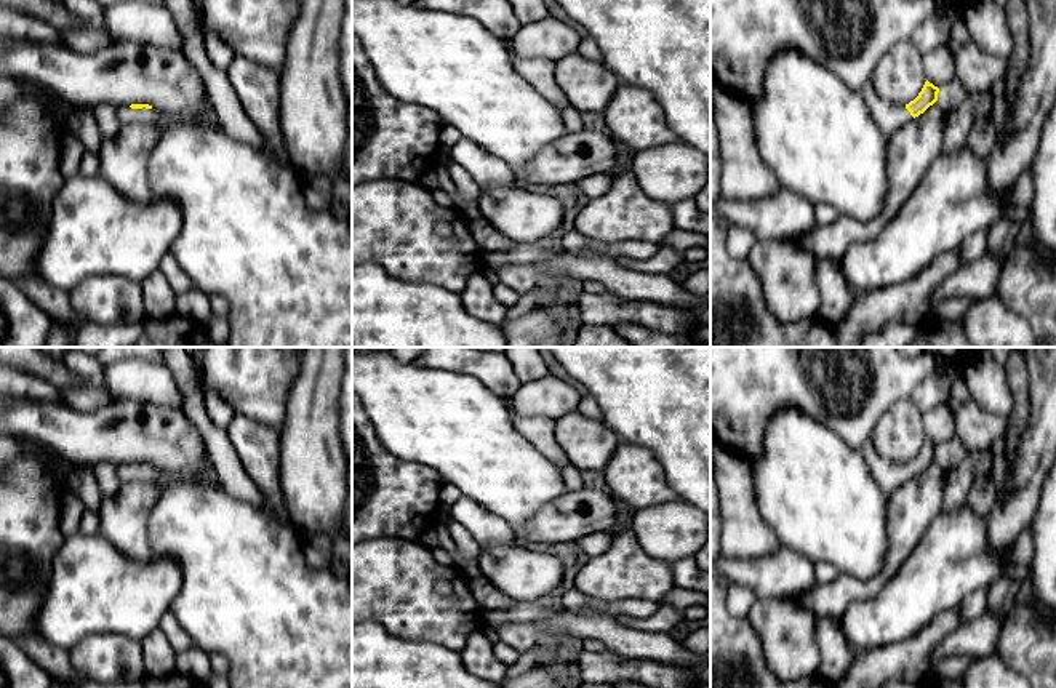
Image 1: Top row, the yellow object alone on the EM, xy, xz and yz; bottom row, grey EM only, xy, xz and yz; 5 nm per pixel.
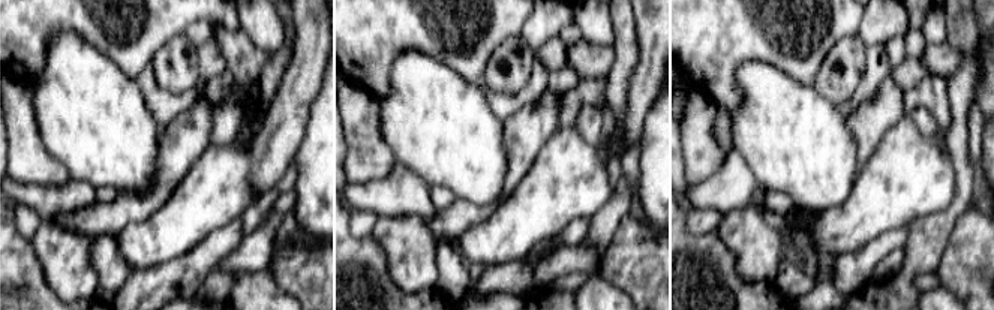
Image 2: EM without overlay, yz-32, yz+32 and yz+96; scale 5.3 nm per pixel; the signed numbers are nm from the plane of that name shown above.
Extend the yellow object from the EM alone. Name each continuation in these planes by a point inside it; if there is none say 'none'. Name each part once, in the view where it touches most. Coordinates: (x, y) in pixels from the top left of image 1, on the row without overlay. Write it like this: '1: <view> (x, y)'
1: xy (127, 474)

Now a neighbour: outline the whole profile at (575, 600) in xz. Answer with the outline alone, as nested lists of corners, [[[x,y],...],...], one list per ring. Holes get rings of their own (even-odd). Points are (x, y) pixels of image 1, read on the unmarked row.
[[[578,589],[571,590],[560,590],[555,597],[557,602],[560,602],[563,606],[566,606],[570,611],[581,614],[581,616],[600,616],[603,613],[598,613],[590,608],[590,597],[579,592]]]

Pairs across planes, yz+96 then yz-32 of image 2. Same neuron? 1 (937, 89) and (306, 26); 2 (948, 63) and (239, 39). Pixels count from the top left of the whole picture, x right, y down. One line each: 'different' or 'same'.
1: different
2: same

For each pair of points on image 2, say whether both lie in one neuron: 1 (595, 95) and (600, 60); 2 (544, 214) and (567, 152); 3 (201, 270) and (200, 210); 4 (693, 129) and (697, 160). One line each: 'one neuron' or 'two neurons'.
1: two neurons
2: one neuron
3: two neurons
4: one neuron

